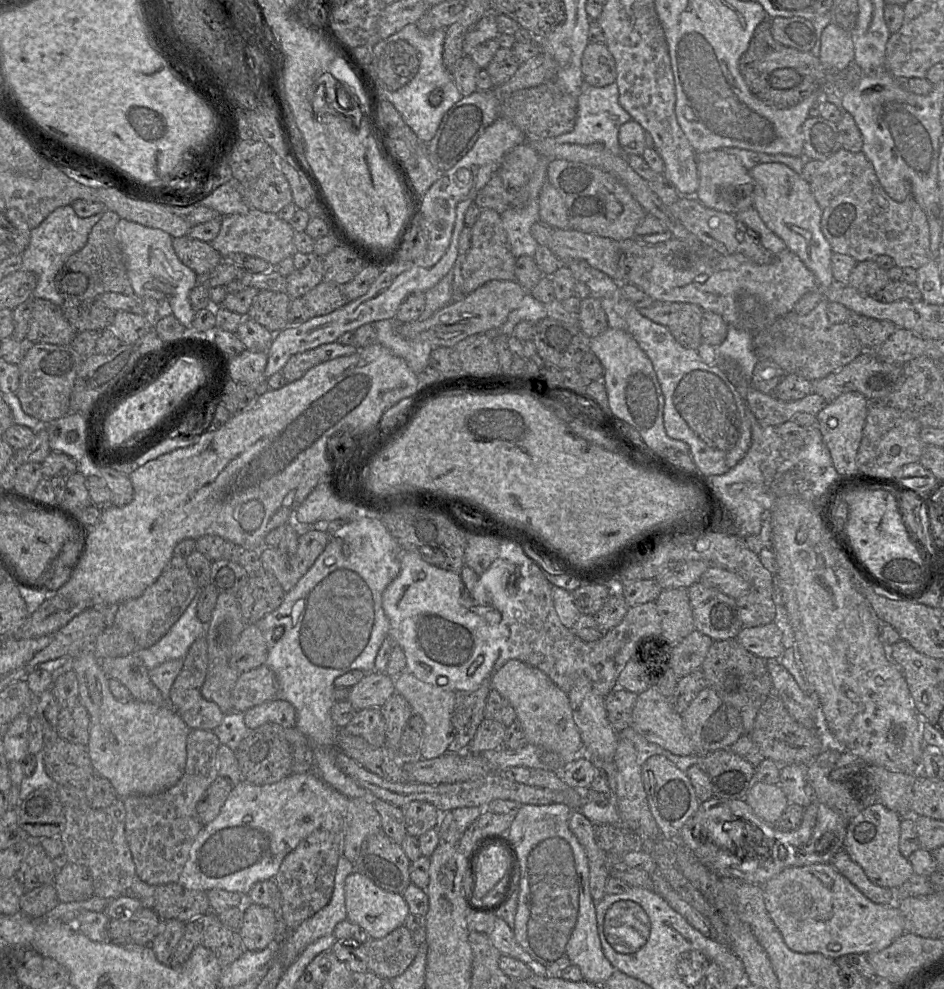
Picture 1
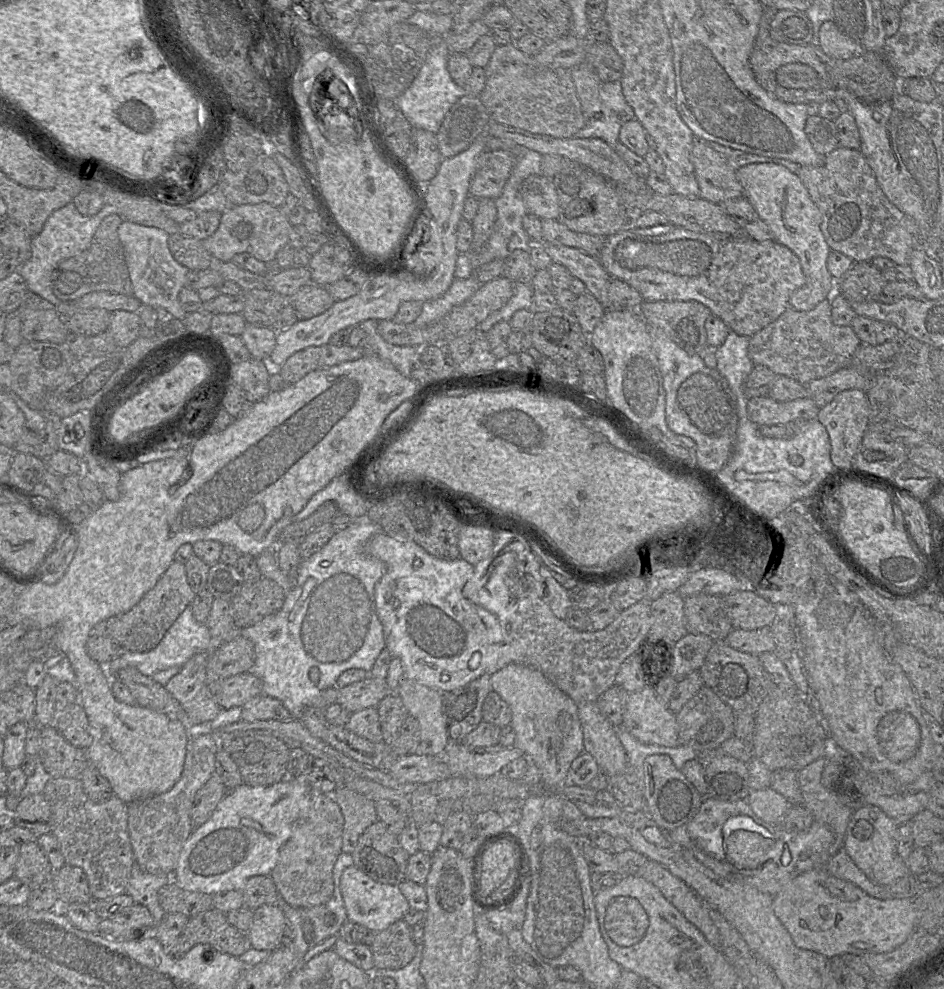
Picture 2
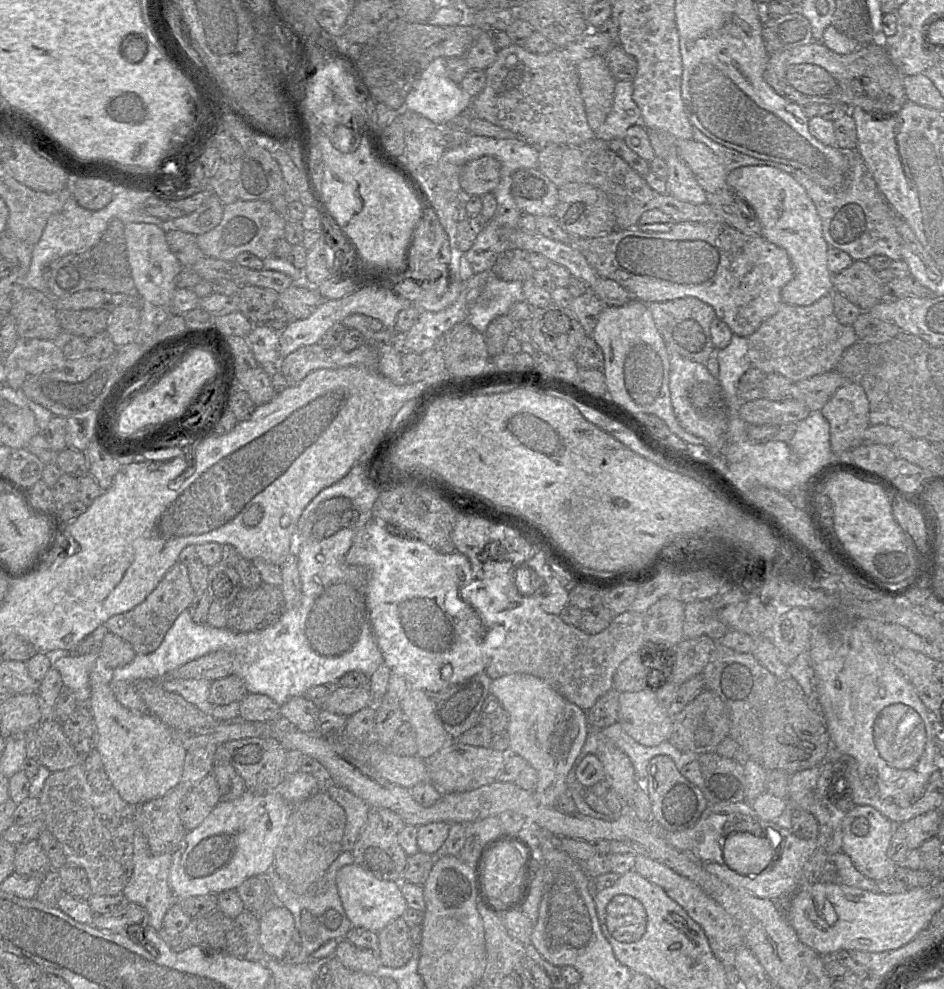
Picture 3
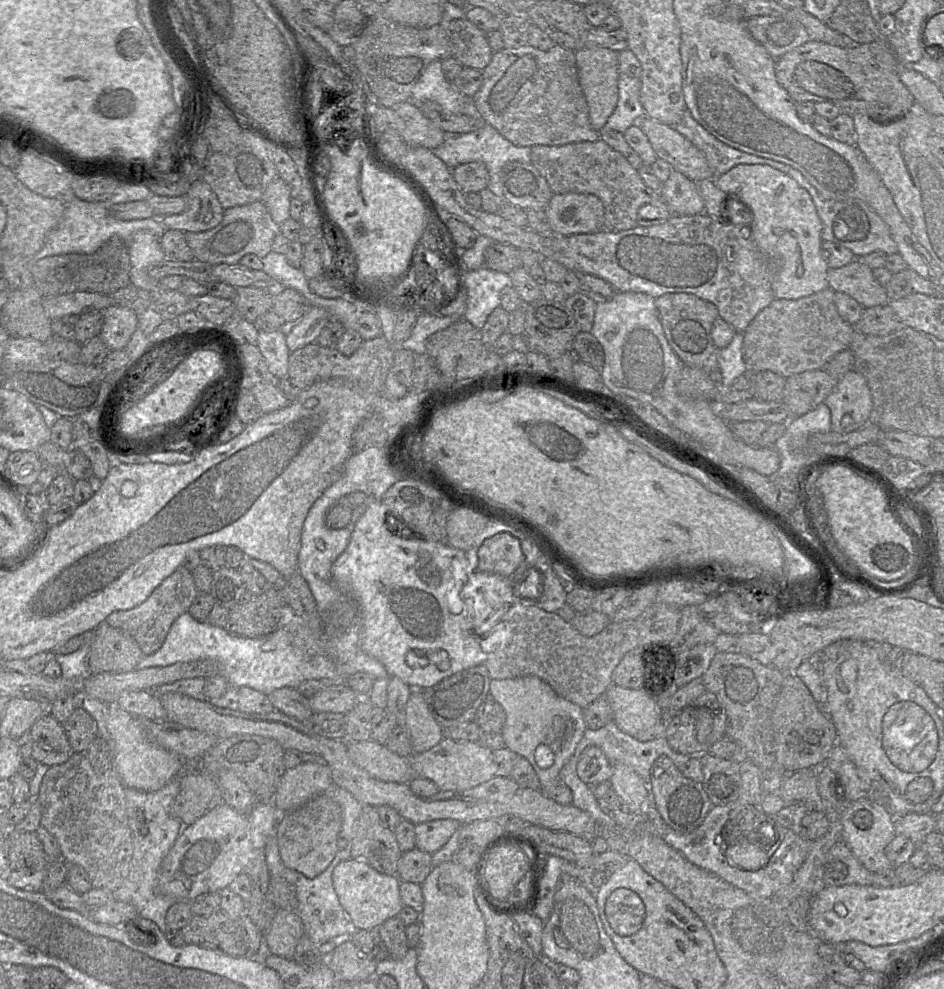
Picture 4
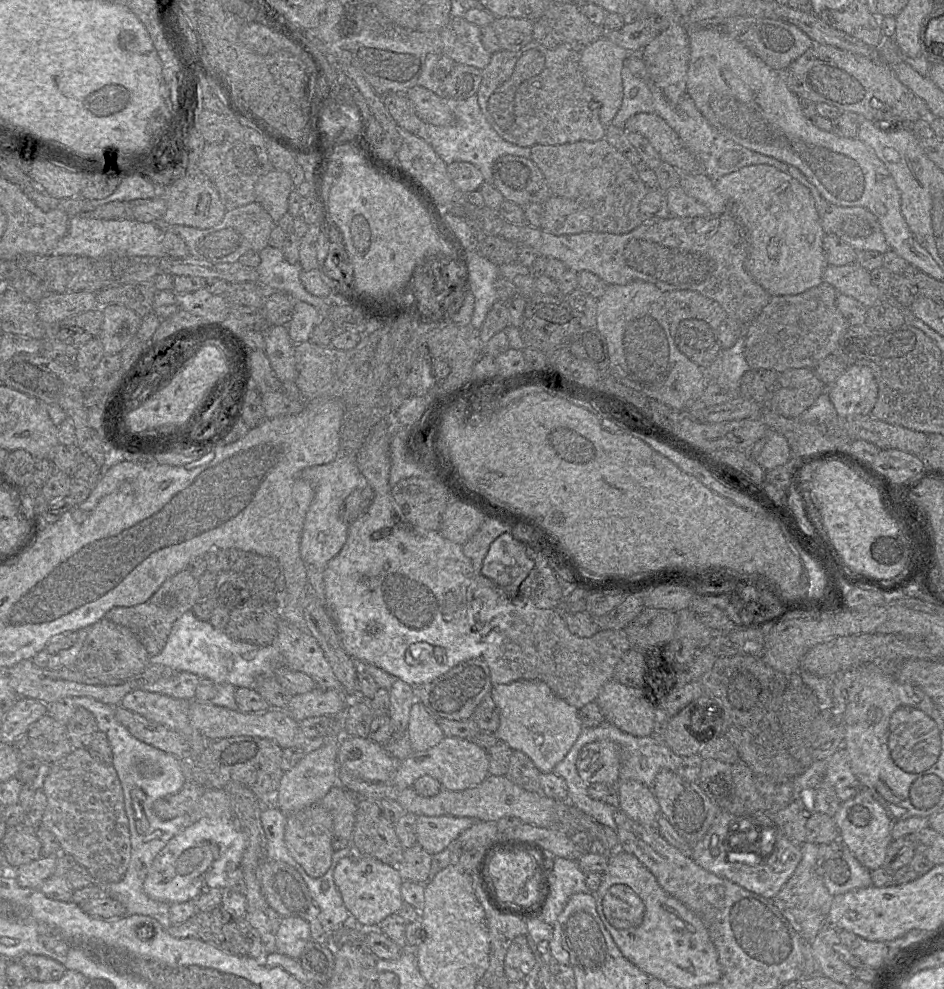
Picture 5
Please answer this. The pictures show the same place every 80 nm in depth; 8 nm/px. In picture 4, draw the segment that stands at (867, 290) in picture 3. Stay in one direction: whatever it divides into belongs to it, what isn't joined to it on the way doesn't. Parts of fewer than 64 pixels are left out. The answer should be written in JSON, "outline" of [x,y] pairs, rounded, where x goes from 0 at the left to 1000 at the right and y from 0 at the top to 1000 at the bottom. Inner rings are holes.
{"outline":[[[906,262],[901,266],[876,274],[878,290],[906,302],[915,312],[942,306],[939,291],[925,279],[925,273]]]}

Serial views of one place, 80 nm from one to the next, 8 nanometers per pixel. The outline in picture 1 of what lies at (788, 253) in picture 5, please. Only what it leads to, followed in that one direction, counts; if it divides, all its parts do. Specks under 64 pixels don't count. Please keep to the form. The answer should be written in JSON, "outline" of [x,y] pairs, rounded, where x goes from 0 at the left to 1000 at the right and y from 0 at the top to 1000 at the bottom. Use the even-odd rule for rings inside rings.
{"outline":[[[808,165],[793,172],[799,183],[798,209],[810,228],[842,256],[864,280],[867,291],[851,298],[841,315],[854,319],[872,302],[872,293],[883,287],[881,251],[870,234],[870,211],[855,183],[828,165]]]}

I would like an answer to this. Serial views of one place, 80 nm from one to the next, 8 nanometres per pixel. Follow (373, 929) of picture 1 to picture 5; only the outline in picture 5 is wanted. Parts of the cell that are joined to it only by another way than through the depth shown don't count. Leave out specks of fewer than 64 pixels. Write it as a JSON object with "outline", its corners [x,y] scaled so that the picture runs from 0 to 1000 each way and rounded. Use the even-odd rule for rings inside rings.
{"outline":[[[378,862],[358,871],[353,884],[355,895],[372,930],[387,939],[398,938],[410,926],[421,923],[428,913],[422,877]]]}

